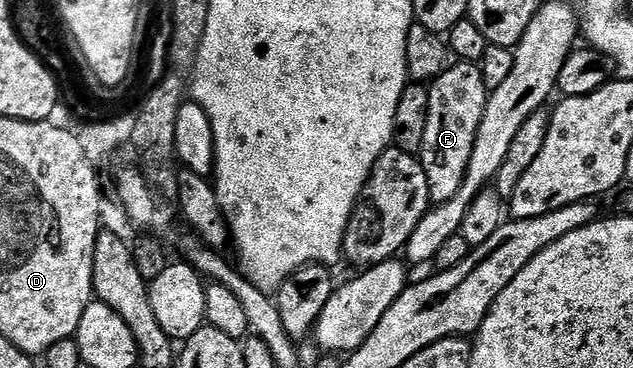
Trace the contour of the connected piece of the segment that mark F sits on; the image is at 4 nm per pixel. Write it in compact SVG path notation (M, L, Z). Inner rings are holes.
M462 61L452 62L430 84L429 117L425 121L421 162L429 177L431 198L436 204L457 197L463 187L469 159L473 157L473 145L477 141L477 129L481 129L481 117L485 113L488 94L478 65Z

